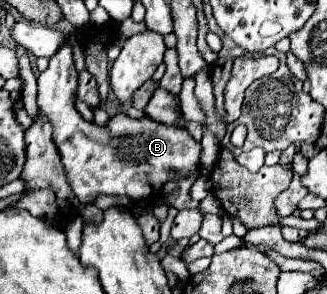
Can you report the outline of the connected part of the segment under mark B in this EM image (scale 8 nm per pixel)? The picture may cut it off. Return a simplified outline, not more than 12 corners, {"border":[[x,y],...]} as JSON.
{"border":[[71,43],[39,75],[81,203],[97,193],[151,201],[199,169],[187,129],[123,113],[107,127],[75,109]]}

